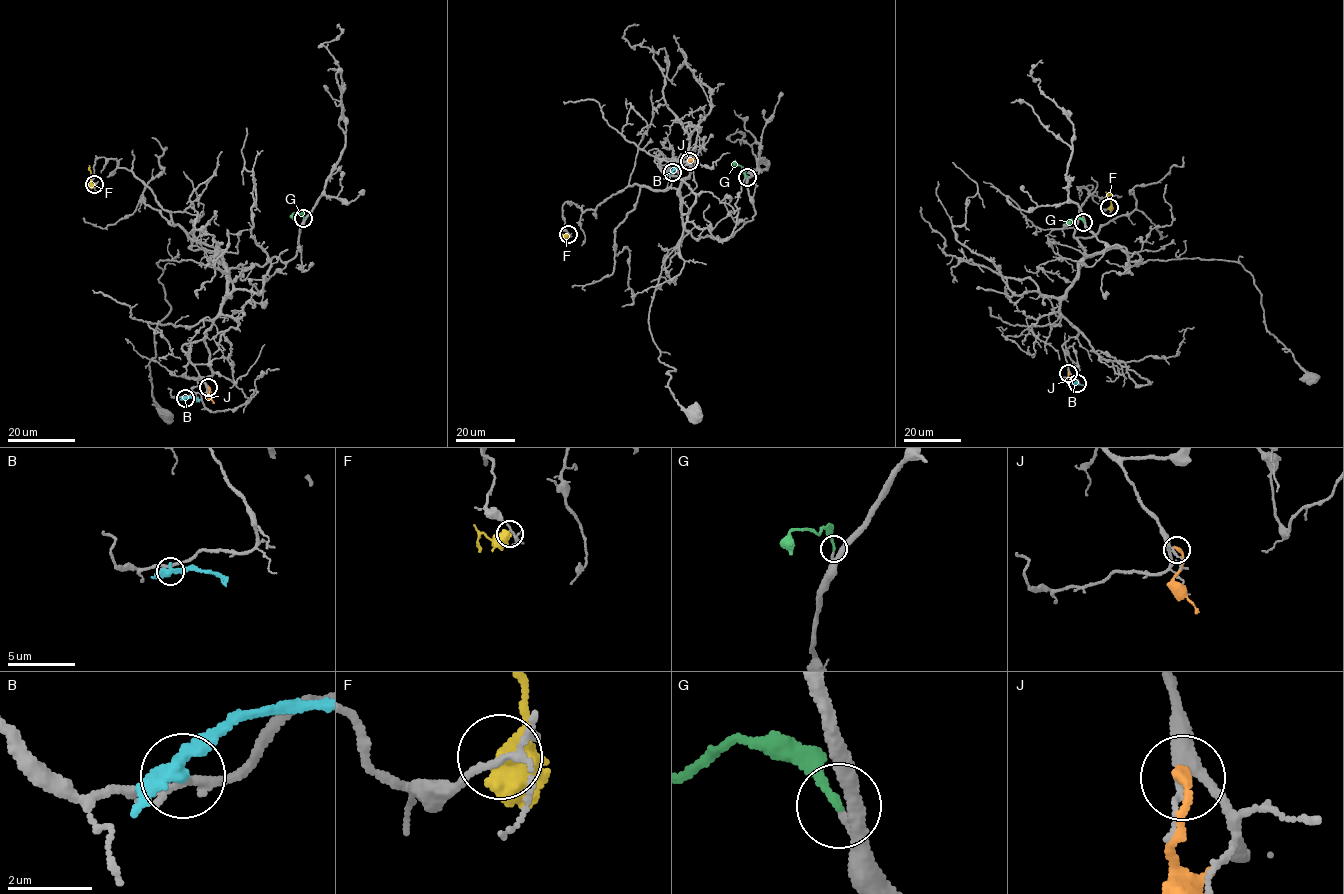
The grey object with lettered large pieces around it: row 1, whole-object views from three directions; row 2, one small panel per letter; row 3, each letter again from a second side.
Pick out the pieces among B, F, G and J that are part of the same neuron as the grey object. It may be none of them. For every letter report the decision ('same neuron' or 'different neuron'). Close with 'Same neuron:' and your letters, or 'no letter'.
B: different neuron
F: different neuron
G: same neuron
J: different neuron
Same neuron: G

